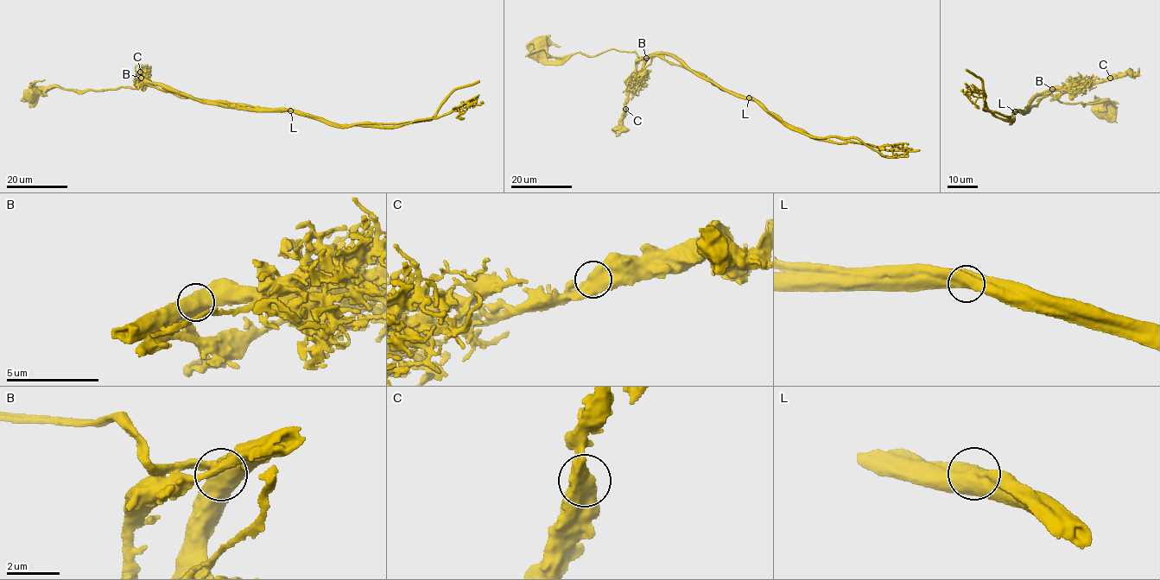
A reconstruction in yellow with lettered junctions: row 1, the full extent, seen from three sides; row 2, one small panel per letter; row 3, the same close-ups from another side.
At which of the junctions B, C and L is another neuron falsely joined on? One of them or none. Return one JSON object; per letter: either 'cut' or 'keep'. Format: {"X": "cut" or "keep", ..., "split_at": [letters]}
{"B": "keep", "C": "keep", "L": "cut", "split_at": ["L"]}

